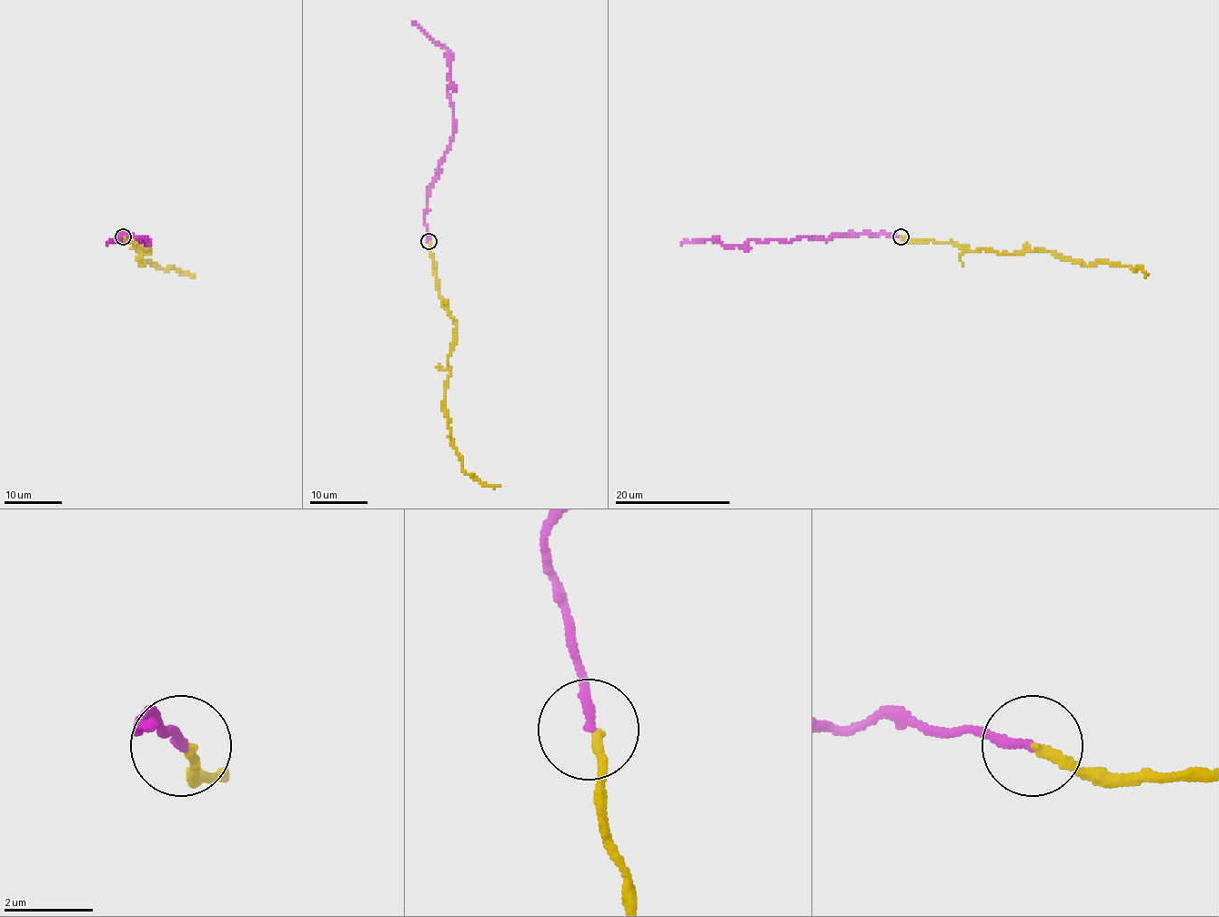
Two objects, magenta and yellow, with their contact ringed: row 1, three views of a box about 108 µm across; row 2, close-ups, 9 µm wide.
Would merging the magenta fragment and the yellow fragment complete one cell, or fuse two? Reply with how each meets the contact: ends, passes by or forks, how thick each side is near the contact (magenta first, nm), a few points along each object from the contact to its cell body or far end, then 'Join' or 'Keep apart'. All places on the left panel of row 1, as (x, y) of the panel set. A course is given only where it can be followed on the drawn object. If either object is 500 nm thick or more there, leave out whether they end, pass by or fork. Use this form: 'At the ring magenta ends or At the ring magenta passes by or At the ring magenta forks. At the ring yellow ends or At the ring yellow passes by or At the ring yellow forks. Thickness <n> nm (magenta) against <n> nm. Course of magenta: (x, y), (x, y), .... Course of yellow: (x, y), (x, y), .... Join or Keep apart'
At the ring magenta ends. At the ring yellow ends. Thickness 200 nm (magenta) against 200 nm. Course of magenta: (124, 237), (117, 235), (148, 242), (106, 243). Course of yellow: (124, 237), (150, 249), (139, 250), (144, 265), (175, 267), (193, 277). Join

